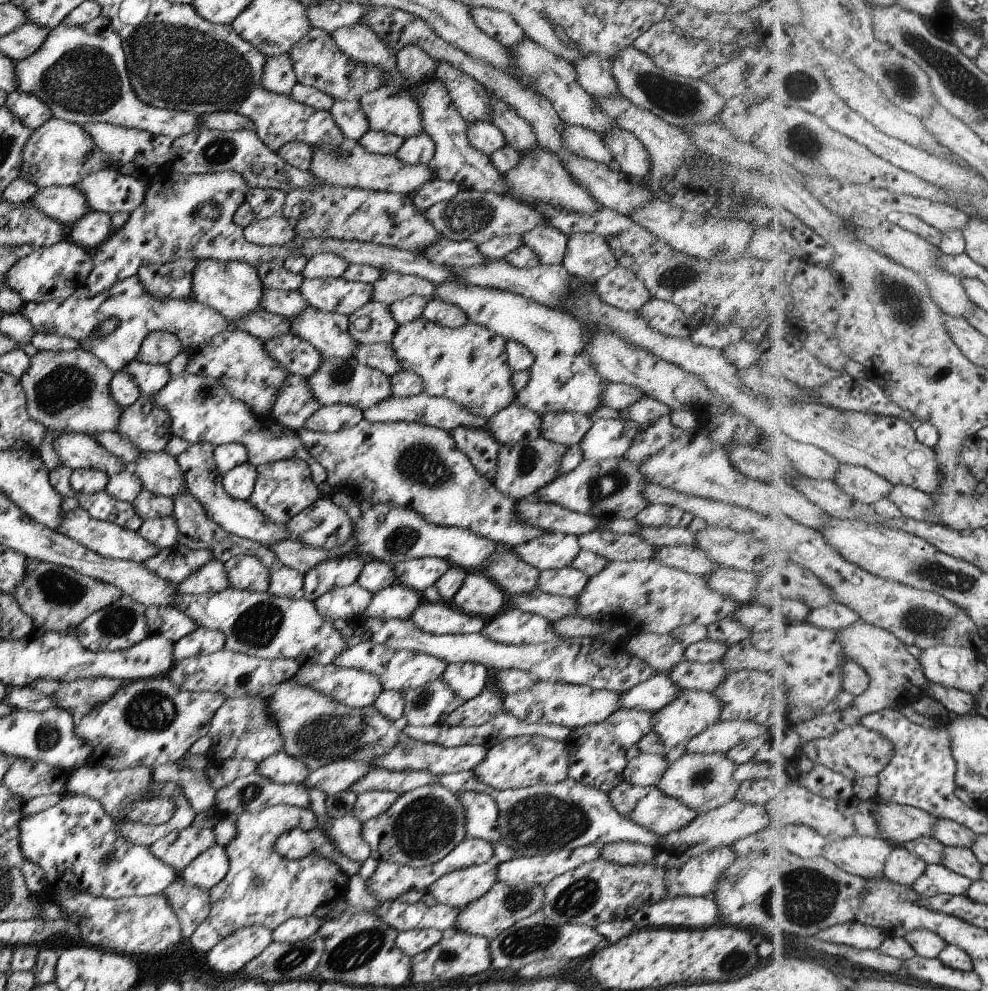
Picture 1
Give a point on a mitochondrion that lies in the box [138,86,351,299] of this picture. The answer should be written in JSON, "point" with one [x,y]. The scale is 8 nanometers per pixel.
{"point":[216,151]}

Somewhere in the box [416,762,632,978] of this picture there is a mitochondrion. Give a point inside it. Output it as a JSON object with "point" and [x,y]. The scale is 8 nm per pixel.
{"point":[538,822]}

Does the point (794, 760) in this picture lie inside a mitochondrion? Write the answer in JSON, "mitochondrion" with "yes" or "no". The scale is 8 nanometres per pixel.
{"mitochondrion":"no"}

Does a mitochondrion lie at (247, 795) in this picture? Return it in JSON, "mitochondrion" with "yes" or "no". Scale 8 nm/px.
{"mitochondrion":"yes"}

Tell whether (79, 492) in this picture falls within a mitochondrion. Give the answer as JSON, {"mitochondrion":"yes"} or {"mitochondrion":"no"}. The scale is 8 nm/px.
{"mitochondrion":"no"}

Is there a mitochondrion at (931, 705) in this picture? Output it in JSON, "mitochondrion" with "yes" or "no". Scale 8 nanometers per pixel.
{"mitochondrion":"no"}

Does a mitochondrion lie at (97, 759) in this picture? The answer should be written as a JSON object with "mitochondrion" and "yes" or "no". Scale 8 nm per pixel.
{"mitochondrion":"no"}

